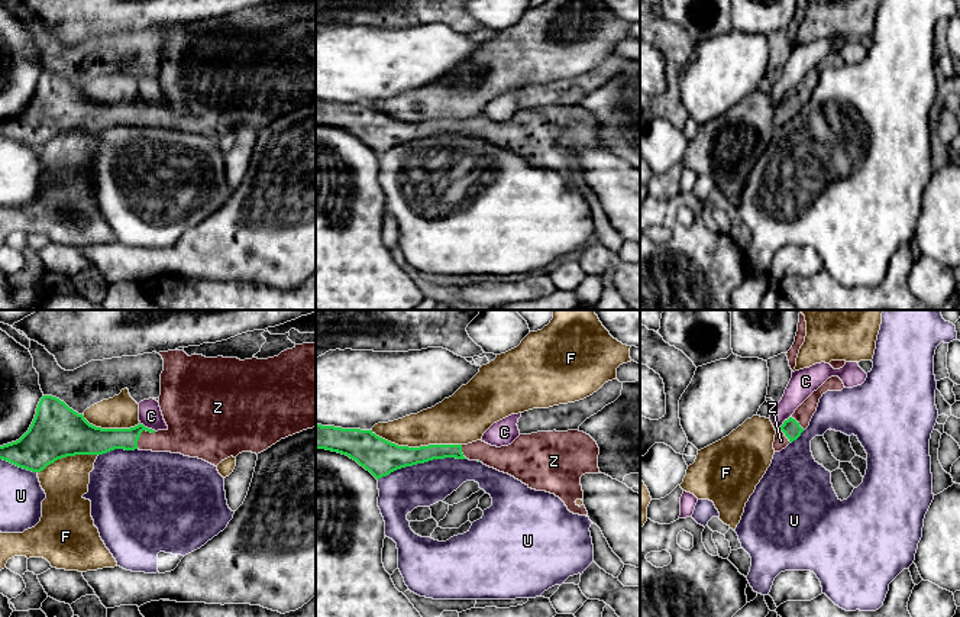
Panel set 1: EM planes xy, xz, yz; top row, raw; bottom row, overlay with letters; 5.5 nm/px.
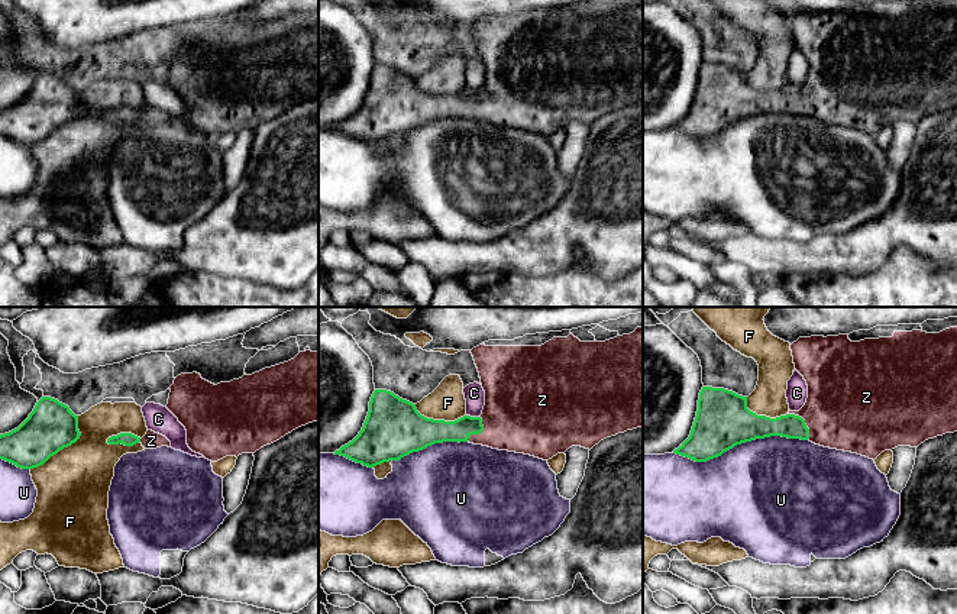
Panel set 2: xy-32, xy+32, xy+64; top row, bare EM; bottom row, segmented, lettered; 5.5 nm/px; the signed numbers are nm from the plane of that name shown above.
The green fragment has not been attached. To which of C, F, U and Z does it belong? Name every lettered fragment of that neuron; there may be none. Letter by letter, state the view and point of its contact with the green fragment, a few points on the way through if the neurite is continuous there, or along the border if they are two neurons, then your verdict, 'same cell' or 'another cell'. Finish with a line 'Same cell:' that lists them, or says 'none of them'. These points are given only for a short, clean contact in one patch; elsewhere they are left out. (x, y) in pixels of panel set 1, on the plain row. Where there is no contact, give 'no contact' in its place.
C: yz (784, 97) | along yz (791, 91), (778, 105) | another cell
F: xz (416, 123) | another cell
U: xz (422, 138) | another cell
Z: xy (141, 107) | across xy (97, 116), (132, 115), (141, 107), (146, 113), (186, 110) | same cell
Same cell: Z

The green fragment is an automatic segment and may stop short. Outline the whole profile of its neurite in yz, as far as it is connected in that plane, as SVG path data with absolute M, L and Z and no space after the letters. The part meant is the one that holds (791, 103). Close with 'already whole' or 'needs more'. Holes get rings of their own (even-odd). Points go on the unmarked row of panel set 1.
M831 52L817 67L814 67L776 106L773 117L775 127L780 127L801 112L801 109L809 101L812 91L817 87L820 74L827 67L841 67L843 64L846 64L843 56L838 52Z; needs more

